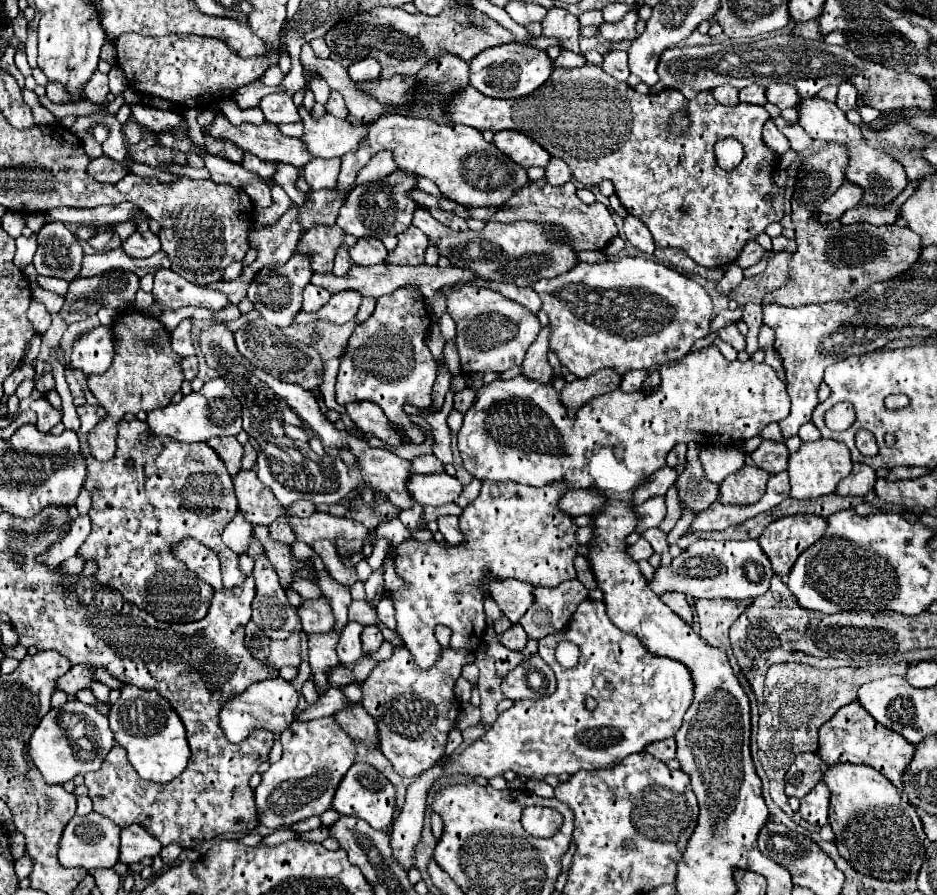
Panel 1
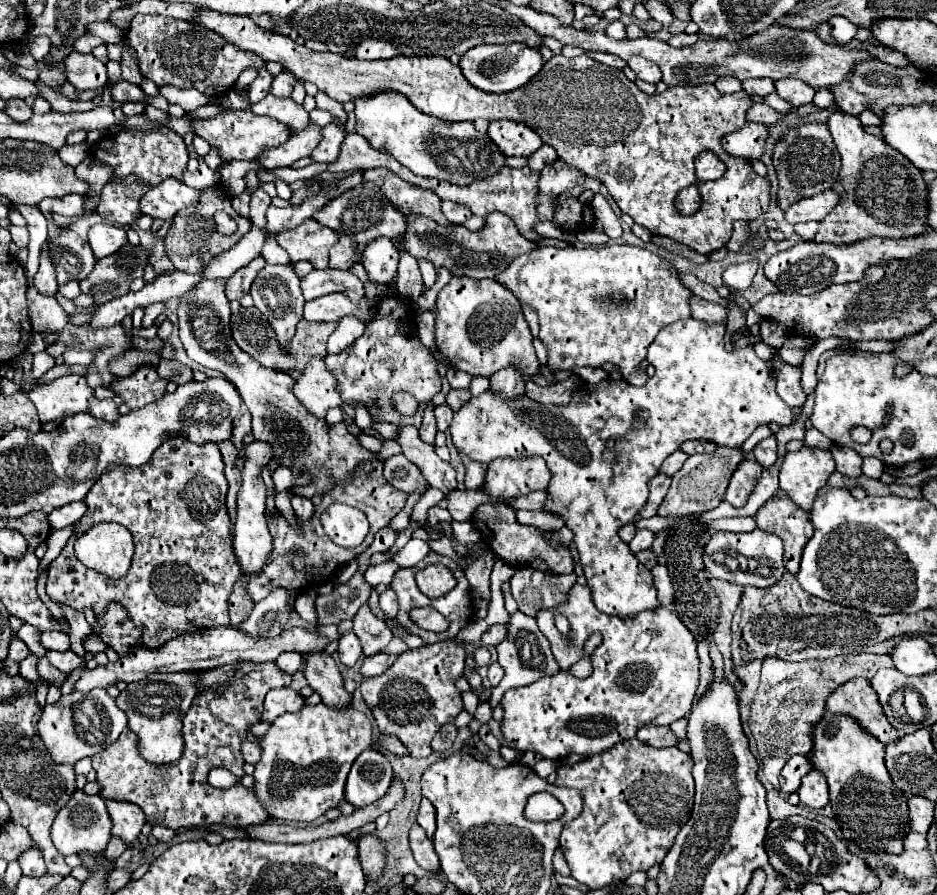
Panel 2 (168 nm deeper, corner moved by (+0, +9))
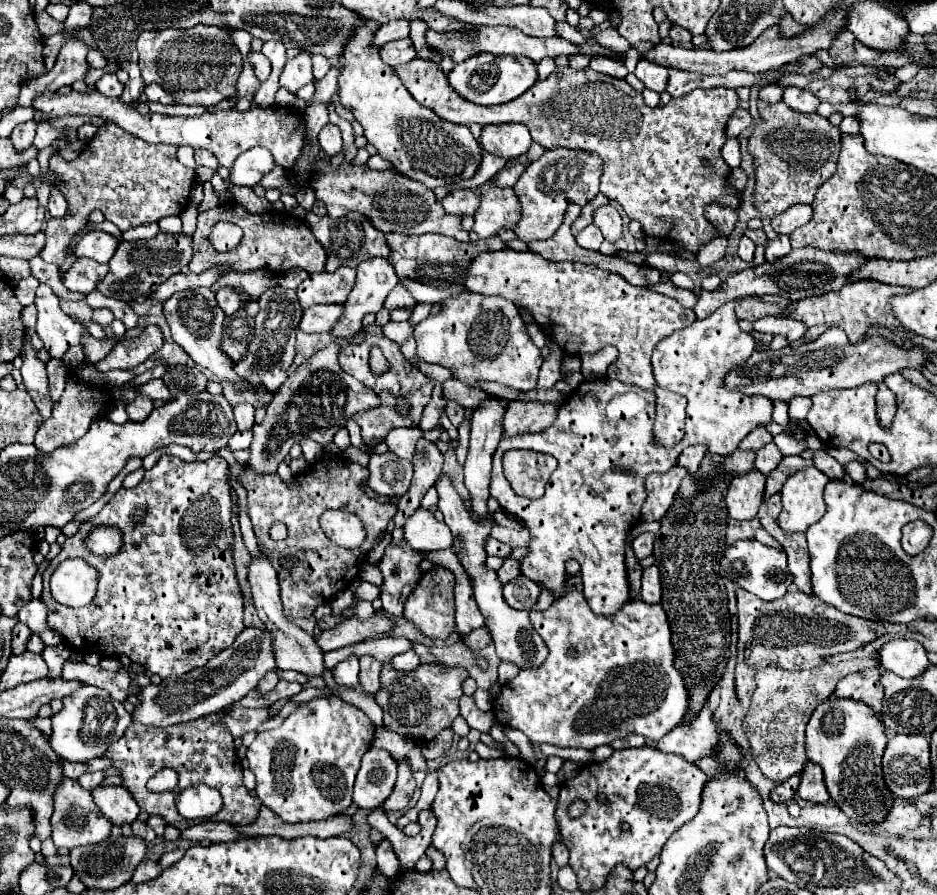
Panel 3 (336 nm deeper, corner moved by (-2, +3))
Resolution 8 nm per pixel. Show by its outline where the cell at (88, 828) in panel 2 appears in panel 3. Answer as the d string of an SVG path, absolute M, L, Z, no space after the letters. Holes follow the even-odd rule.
M66 778L56 786L54 792L54 814L52 814L52 840L56 848L76 848L76 846L86 846L86 844L96 844L102 842L104 838L110 836L112 822L100 814L98 806L92 802L90 790L82 788L78 780Z

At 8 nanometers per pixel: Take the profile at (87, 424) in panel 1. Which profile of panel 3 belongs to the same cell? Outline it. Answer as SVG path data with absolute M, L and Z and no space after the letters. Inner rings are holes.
M162 456L144 480L134 488L120 488L114 498L104 506L100 514L88 520L80 532L64 542L62 552L48 564L42 574L44 592L42 602L48 606L48 628L56 630L62 640L78 654L100 654L100 656L128 656L134 664L144 666L148 672L168 678L180 676L188 670L204 666L220 650L228 648L238 634L244 630L242 612L244 598L236 580L234 568L234 532L232 532L232 500L226 482L226 460L210 458L206 462L184 462L176 456ZM138 506L148 506L148 516L142 524L132 526L130 516ZM96 526L116 526L122 532L124 550L109 558L95 556L84 545L84 540ZM66 558L84 558L100 572L98 594L90 606L68 612L68 608L54 602L50 596L48 578L56 566Z

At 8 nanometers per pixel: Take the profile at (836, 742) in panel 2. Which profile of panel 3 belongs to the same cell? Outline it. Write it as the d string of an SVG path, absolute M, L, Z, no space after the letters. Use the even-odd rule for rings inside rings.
M826 698L810 716L806 724L806 756L810 762L822 766L828 792L836 806L858 822L882 820L894 804L882 778L882 754L886 748L886 730L880 716L864 702L850 698Z

